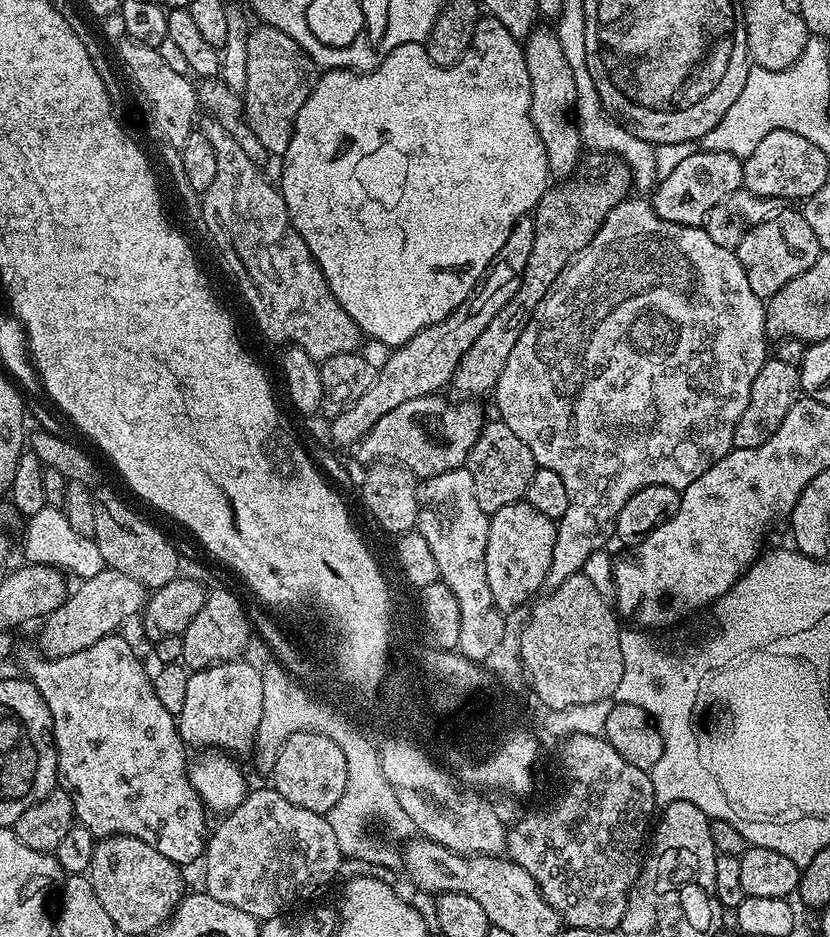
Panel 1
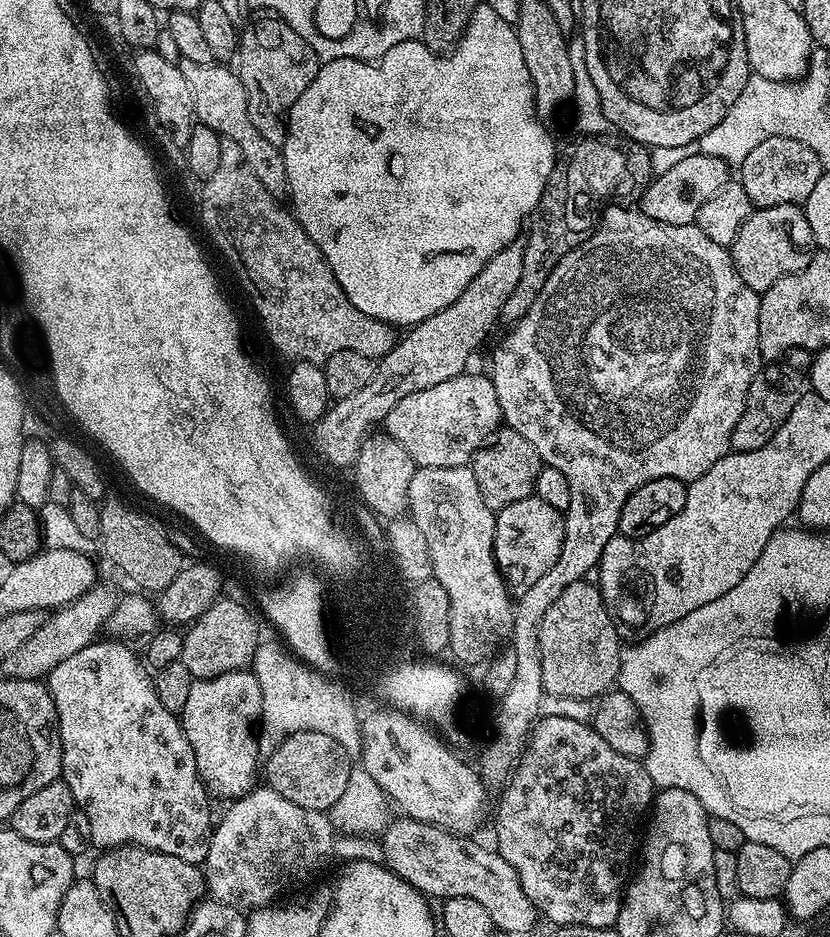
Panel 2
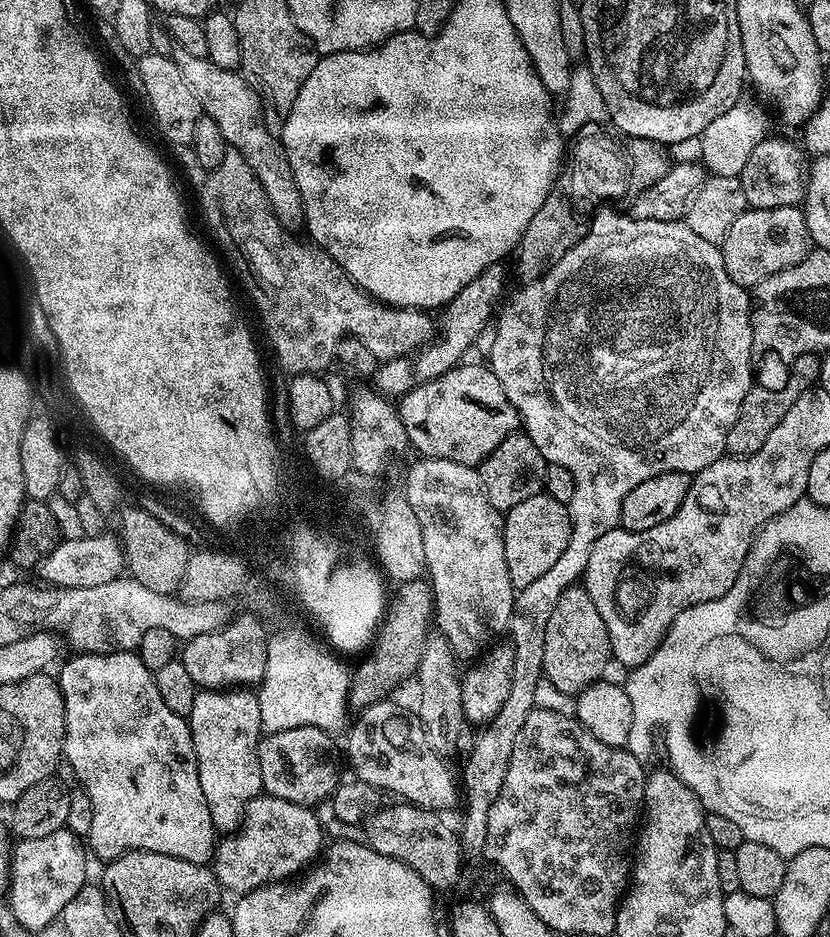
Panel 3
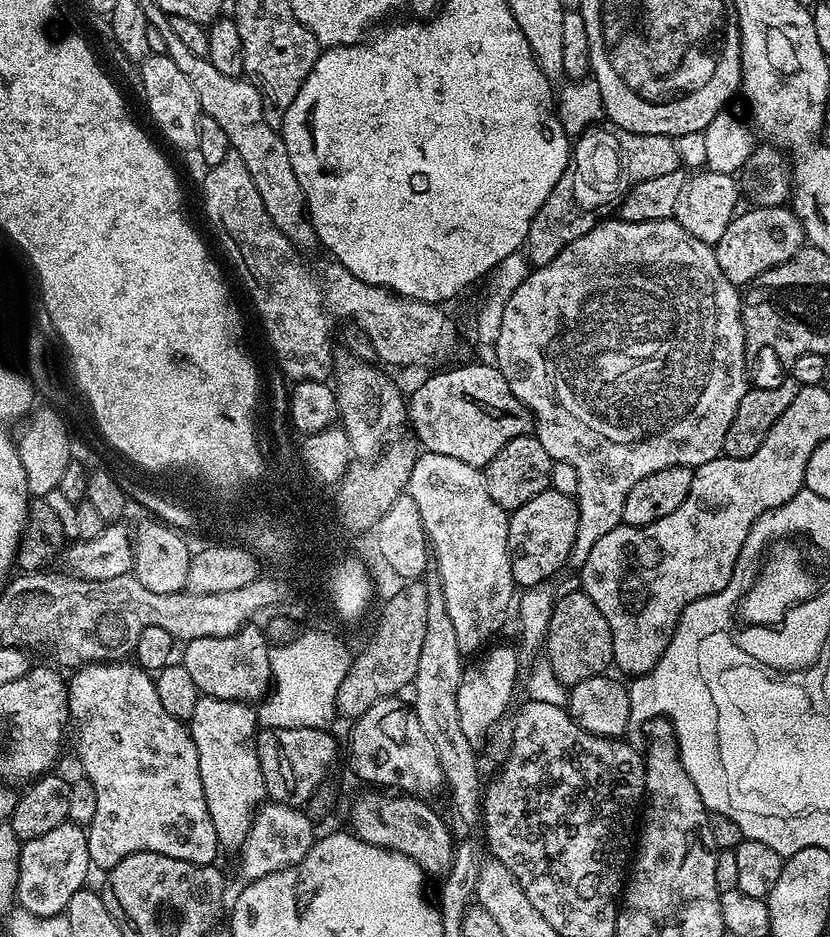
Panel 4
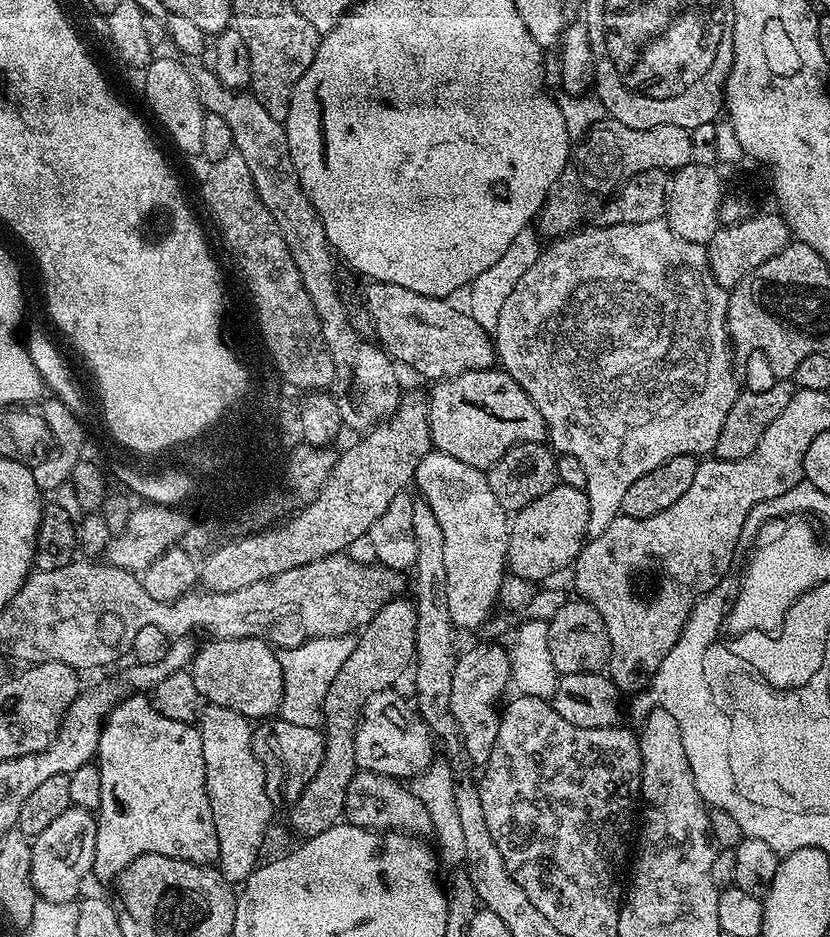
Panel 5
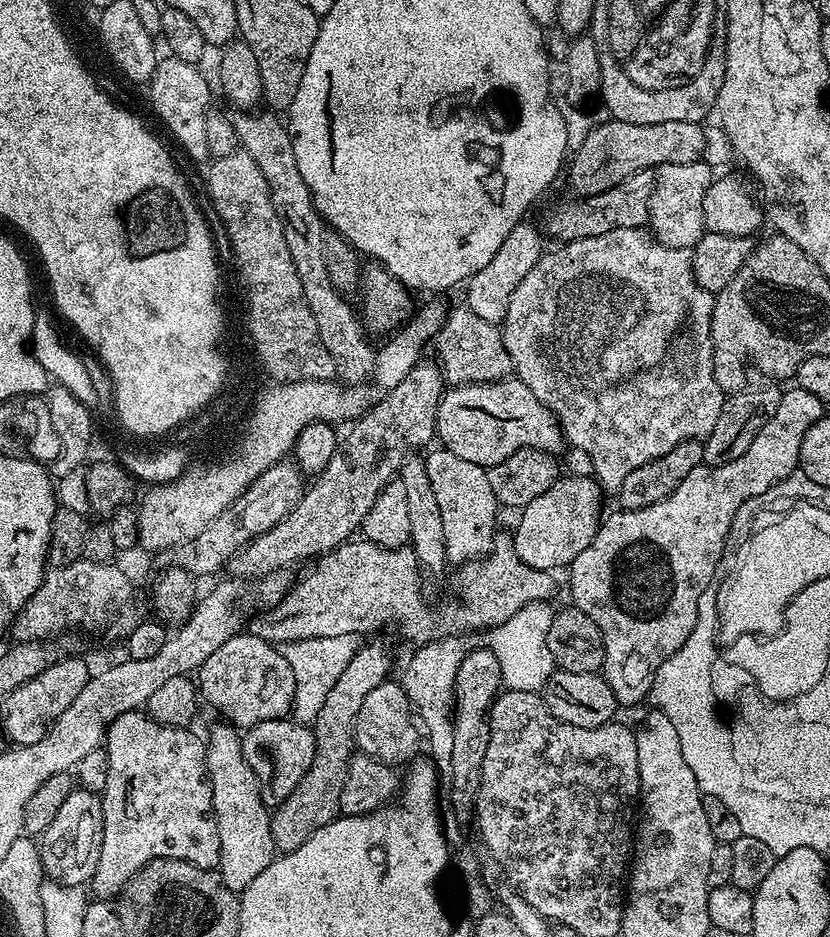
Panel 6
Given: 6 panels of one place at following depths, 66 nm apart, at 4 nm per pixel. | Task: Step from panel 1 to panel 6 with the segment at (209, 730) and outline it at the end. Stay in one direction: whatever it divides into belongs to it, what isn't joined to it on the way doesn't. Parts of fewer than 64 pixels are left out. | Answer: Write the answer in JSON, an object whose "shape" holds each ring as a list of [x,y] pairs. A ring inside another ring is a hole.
{"shape":[[[227,722],[219,723],[206,735],[208,781],[212,783],[212,809],[220,843],[218,875],[230,891],[239,894],[270,866],[278,849],[272,837],[272,812],[262,802],[258,778],[254,778],[254,770],[242,754],[241,733]]]}

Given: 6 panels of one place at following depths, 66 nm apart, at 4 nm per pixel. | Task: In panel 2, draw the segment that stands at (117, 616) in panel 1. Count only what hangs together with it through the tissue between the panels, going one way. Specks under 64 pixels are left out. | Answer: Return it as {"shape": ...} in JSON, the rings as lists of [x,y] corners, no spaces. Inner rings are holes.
{"shape":[[[93,586],[86,594],[79,596],[72,604],[65,608],[57,608],[51,613],[49,620],[39,621],[36,633],[18,650],[14,650],[2,661],[3,675],[14,680],[40,680],[58,666],[58,662],[66,662],[78,650],[90,646],[101,635],[102,629],[107,625],[108,619],[114,614],[118,593],[112,588]]]}

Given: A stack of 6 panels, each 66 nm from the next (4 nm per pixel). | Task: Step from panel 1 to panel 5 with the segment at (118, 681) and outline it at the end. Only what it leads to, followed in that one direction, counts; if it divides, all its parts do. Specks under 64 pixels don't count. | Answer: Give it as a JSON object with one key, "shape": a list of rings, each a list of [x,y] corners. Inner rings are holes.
{"shape":[[[133,694],[121,700],[104,721],[95,759],[101,772],[102,796],[96,816],[93,877],[115,881],[120,872],[126,870],[134,858],[142,858],[142,854],[176,856],[191,864],[215,865],[219,861],[218,830],[214,830],[206,790],[206,762],[202,762],[199,727],[174,722],[174,718],[158,714],[147,695]]]}

